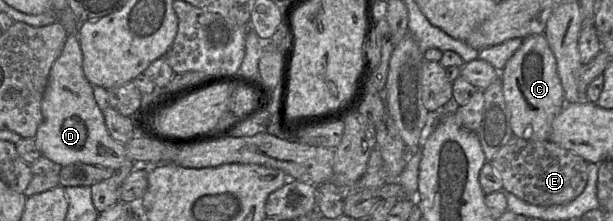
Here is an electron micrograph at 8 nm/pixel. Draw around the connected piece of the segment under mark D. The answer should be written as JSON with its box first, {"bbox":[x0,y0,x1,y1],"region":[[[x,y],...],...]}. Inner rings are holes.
{"bbox":[34,34,130,170],"region":[[[70,34],[60,56],[50,69],[41,103],[43,120],[34,141],[42,156],[62,167],[84,163],[114,170],[130,160],[125,145],[115,141],[107,130],[103,111],[94,99],[92,85],[84,75],[82,62],[78,36]]]}

